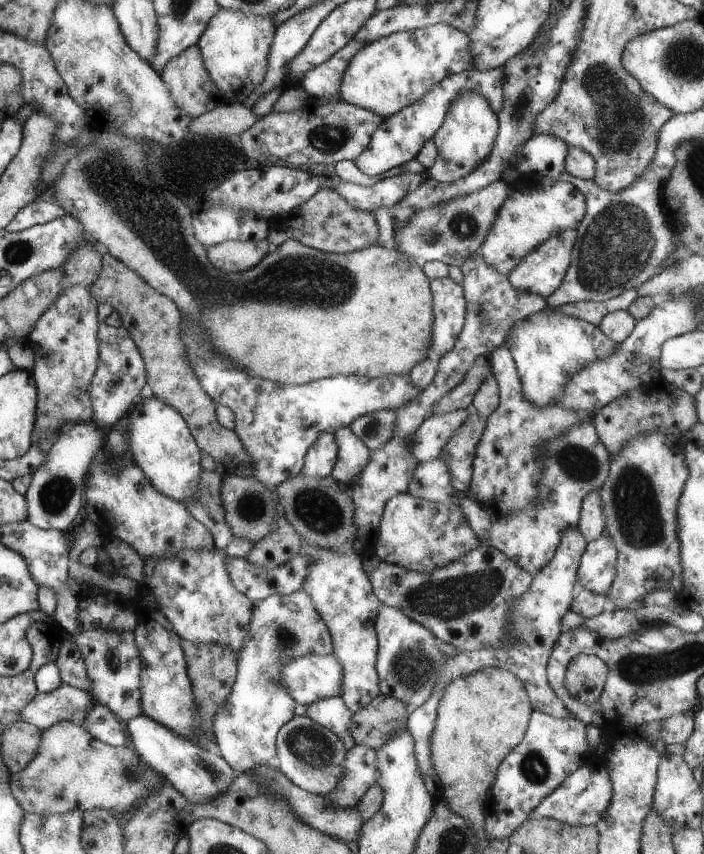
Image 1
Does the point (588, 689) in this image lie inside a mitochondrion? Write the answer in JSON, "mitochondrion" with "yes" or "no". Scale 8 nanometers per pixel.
{"mitochondrion":"no"}

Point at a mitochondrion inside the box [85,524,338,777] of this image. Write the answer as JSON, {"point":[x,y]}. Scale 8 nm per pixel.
{"point":[288,635]}

